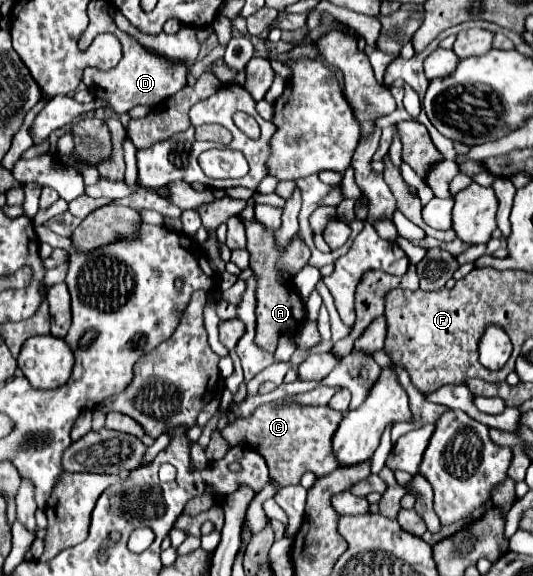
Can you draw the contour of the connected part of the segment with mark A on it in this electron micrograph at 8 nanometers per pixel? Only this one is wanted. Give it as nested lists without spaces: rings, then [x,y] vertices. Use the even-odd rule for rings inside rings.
[[[255,218],[253,220],[243,220],[243,224],[245,224],[245,230],[247,230],[247,250],[251,252],[251,270],[253,270],[255,278],[257,278],[257,290],[255,290],[255,296],[257,296],[257,308],[255,308],[255,314],[257,314],[257,334],[255,334],[255,344],[261,350],[265,350],[265,352],[275,352],[279,338],[285,336],[285,334],[299,332],[299,328],[307,320],[305,304],[303,304],[303,300],[301,300],[301,296],[295,290],[291,280],[309,262],[311,250],[301,240],[299,232],[281,250],[275,244],[275,232],[277,230],[267,230]],[[277,272],[281,272],[287,278],[287,282],[279,280]]]

